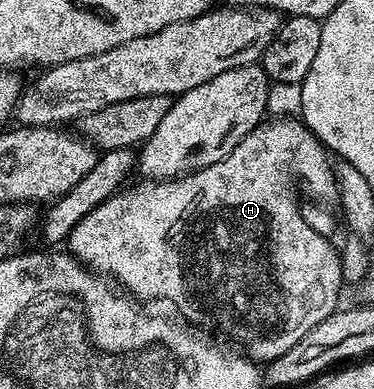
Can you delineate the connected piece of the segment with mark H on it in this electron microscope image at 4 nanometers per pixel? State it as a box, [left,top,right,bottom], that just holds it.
[66,119,345,360]

